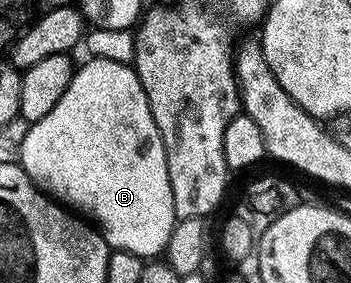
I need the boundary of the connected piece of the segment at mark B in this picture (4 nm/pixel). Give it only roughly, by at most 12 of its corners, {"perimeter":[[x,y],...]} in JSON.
{"perimeter":[[131,64],[75,70],[29,124],[37,189],[152,259],[178,225]]}

